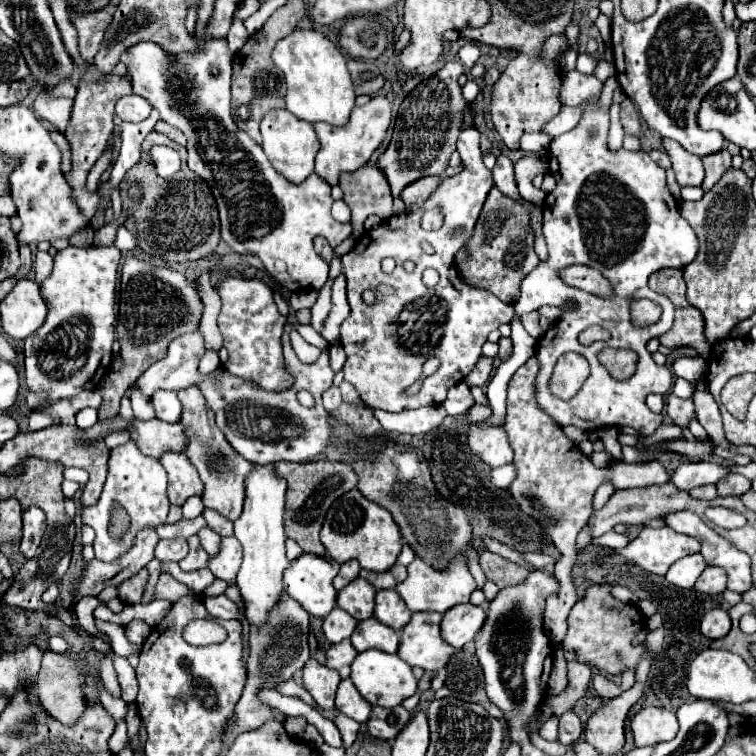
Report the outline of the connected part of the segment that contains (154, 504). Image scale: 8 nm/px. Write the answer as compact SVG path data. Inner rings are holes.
M127 442L123 446L117 446L111 450L111 458L109 458L109 474L107 474L107 482L103 488L101 498L97 500L97 504L93 506L81 506L81 520L83 524L91 526L97 534L93 548L95 548L95 558L103 560L103 562L113 562L115 558L121 558L123 552L123 542L129 538L133 544L137 532L141 532L143 528L157 528L167 524L167 514L169 514L169 500L167 500L167 472L161 466L159 460L143 454L135 442ZM119 502L131 516L131 528L129 532L123 536L123 540L113 542L113 538L107 534L107 526L109 526L109 510L111 504Z

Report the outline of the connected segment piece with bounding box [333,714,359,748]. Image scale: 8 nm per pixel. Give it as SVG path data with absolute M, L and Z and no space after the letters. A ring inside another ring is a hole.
M337 714L333 722L337 724L337 728L339 728L341 736L343 736L343 746L345 746L345 748L349 748L349 746L355 742L355 738L357 738L357 730L359 730L359 724L357 724L355 720L347 718L345 714Z

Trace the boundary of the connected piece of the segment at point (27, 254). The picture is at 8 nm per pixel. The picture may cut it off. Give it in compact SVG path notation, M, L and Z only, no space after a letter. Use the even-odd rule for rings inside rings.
M21 246L19 252L21 252L21 268L17 272L17 280L25 278L29 274L29 270L31 270L31 248L29 246Z

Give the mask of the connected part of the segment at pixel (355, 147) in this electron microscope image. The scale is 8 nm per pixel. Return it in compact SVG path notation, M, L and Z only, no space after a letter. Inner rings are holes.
M379 110L379 112L351 112L349 122L345 126L331 126L325 122L315 124L315 132L321 144L321 150L315 158L314 171L327 180L331 186L337 184L341 172L353 172L361 168L365 162L369 162L371 154L379 148L379 144L385 138L385 132L391 122L391 110Z

